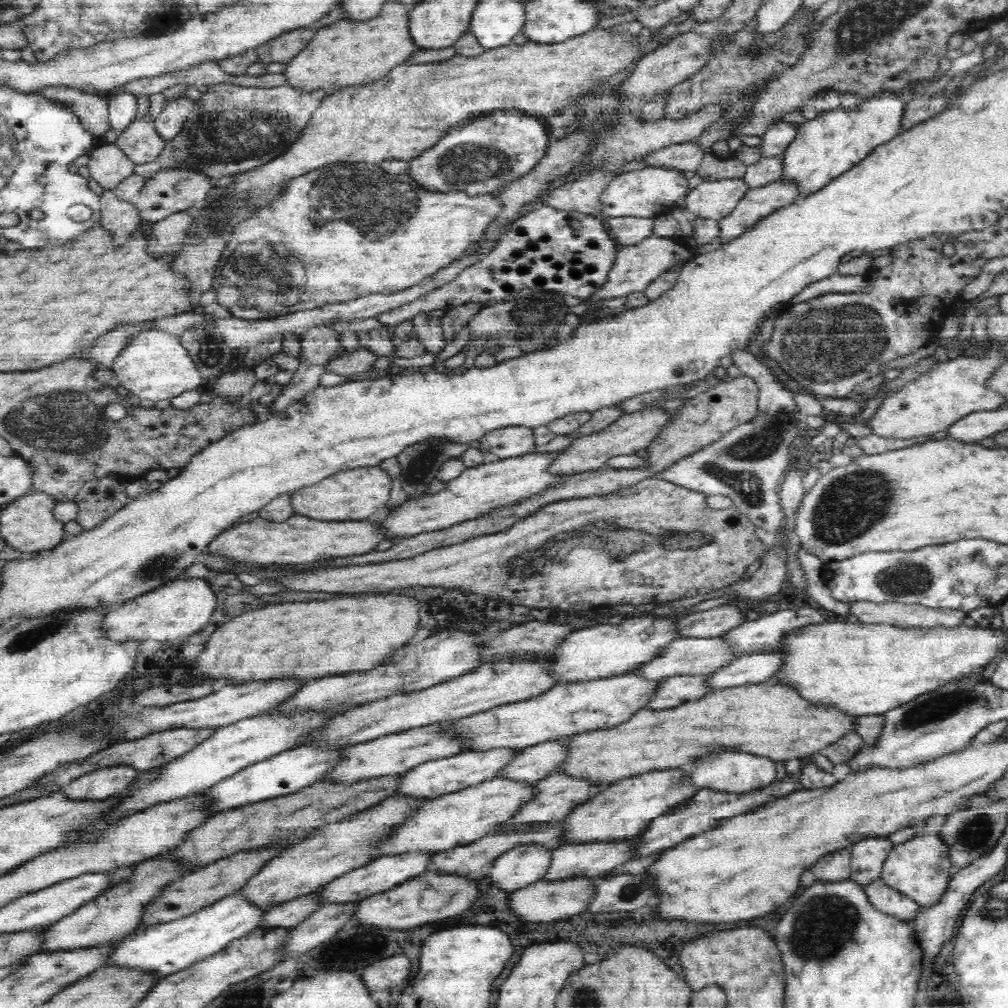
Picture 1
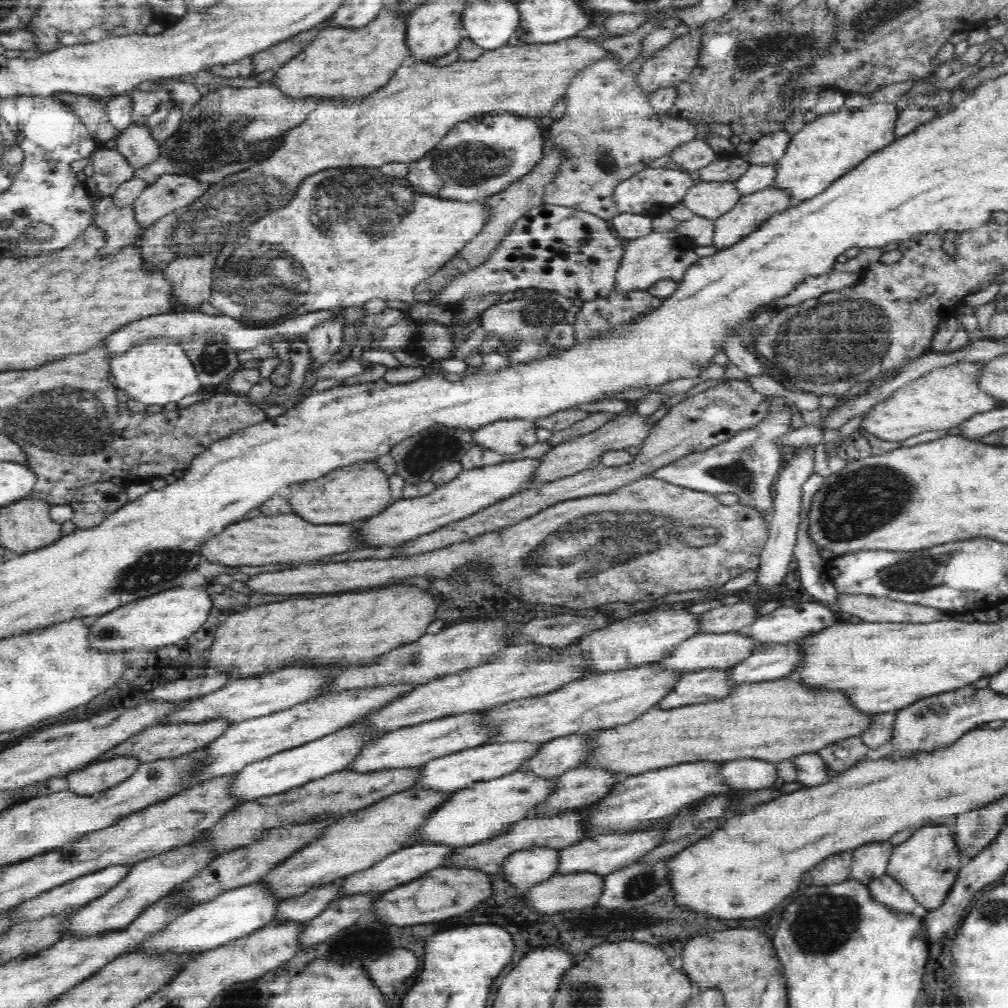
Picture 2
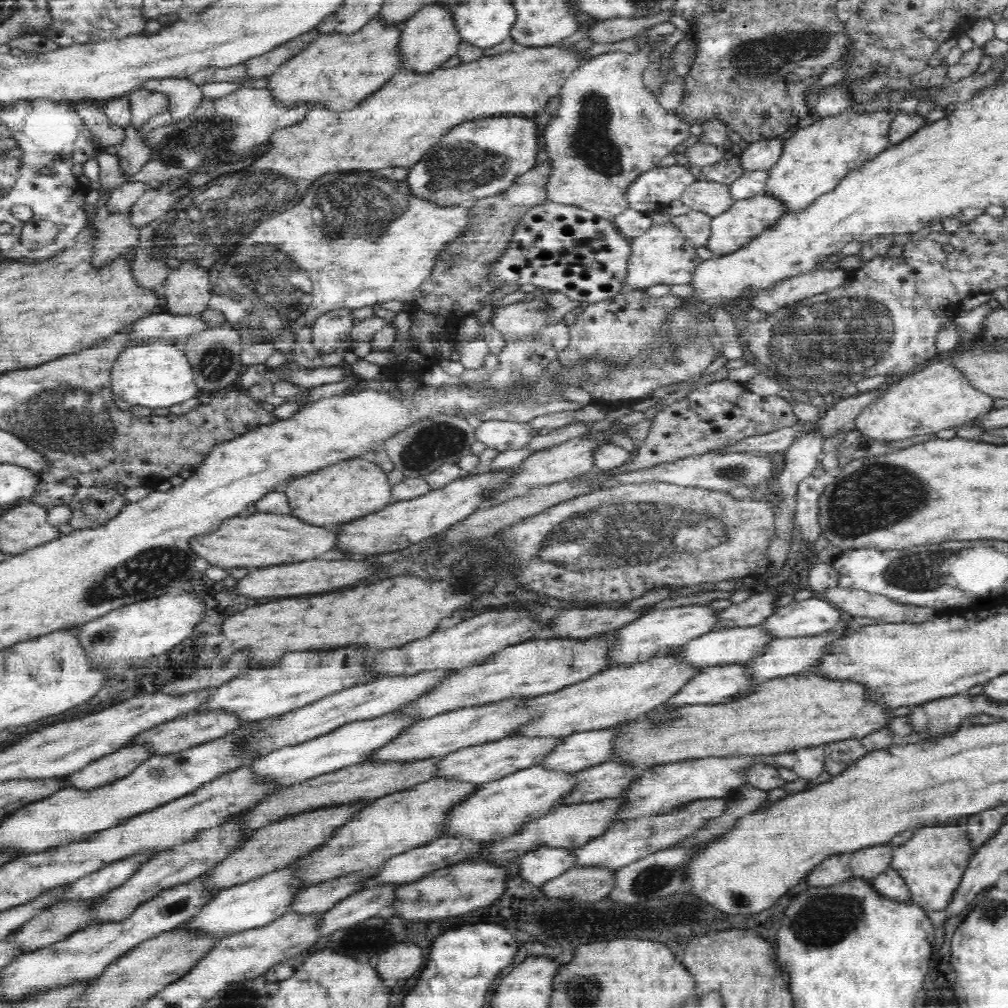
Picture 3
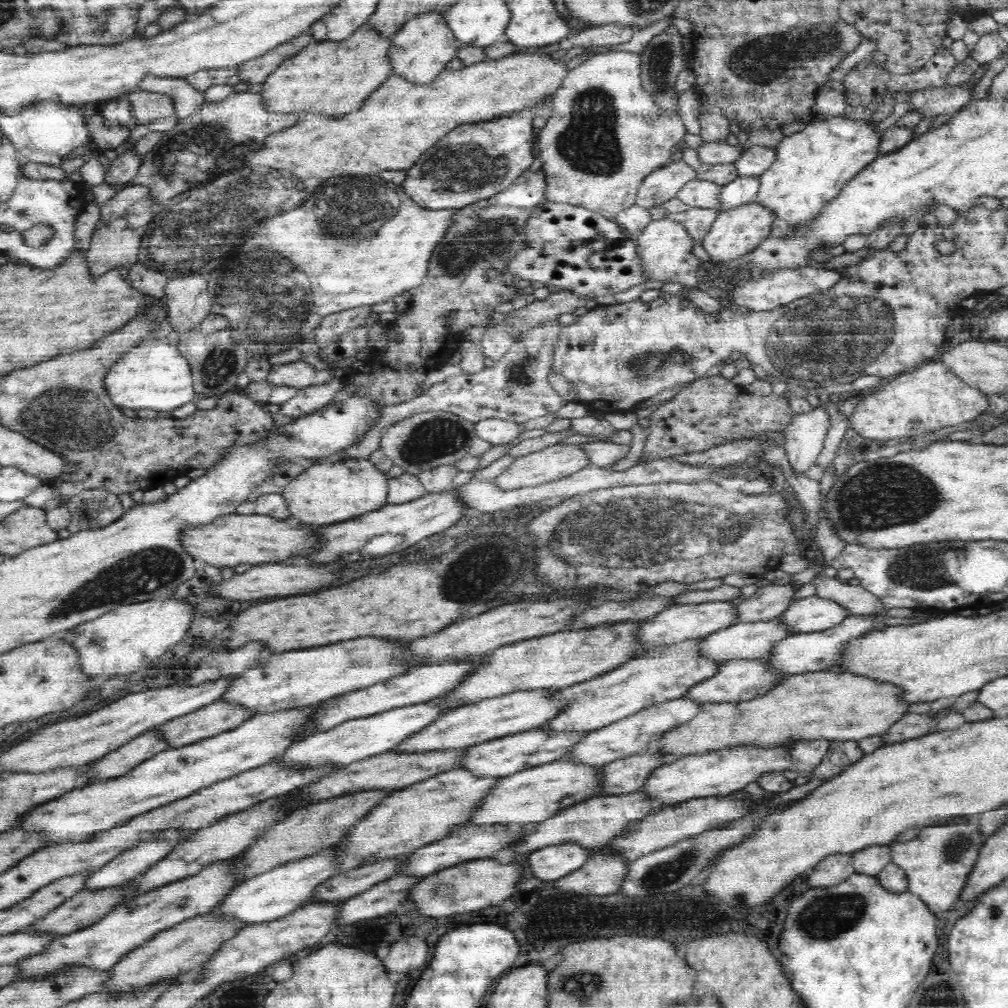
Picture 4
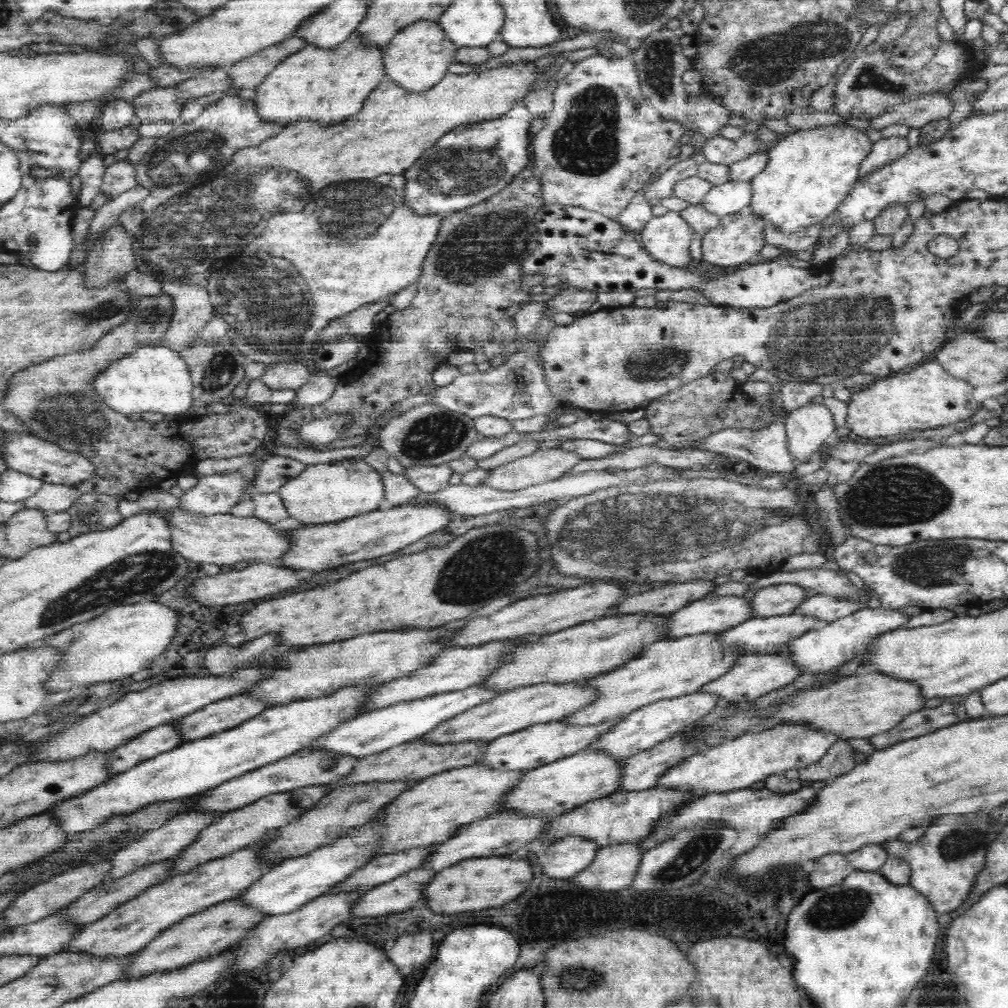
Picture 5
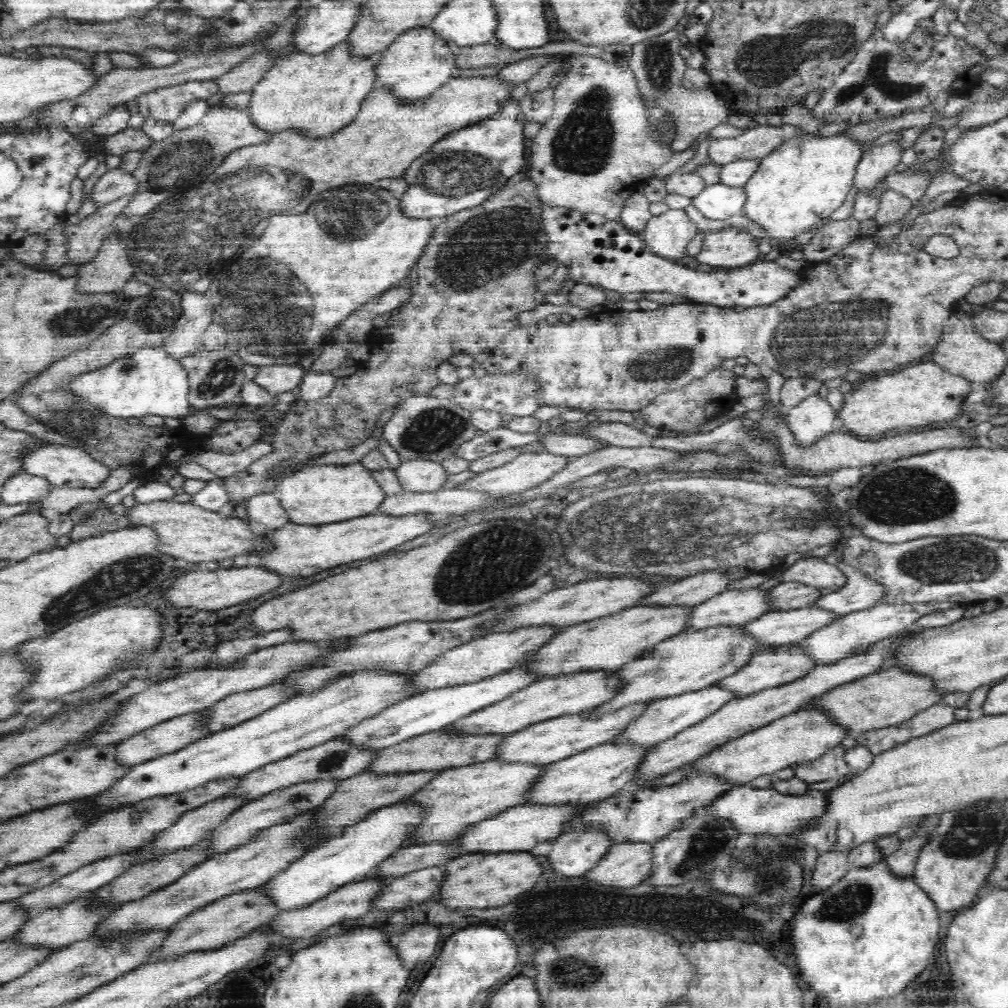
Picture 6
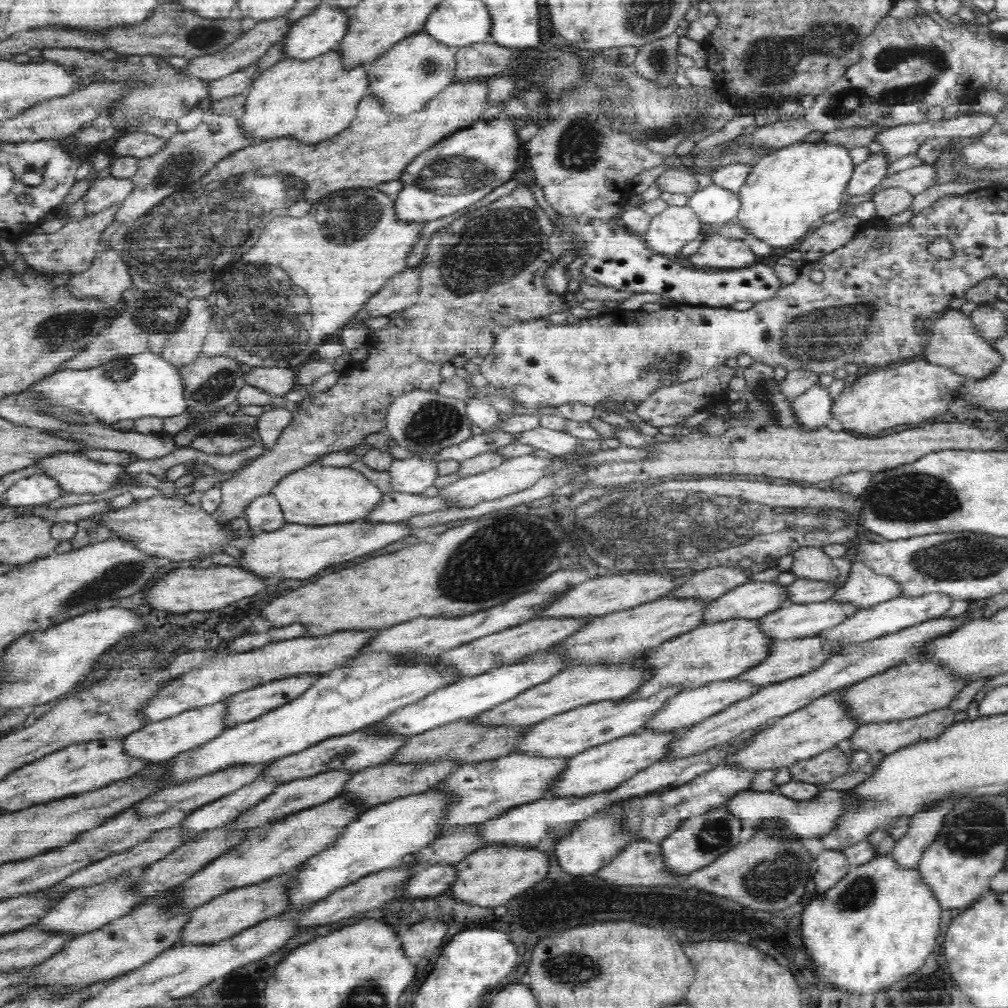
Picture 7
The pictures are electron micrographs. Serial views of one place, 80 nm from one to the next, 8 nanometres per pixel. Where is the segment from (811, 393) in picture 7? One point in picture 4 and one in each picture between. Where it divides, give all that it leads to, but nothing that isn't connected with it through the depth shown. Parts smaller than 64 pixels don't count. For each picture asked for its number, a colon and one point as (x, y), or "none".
4: (804, 439)
5: (807, 428)
6: (813, 417)

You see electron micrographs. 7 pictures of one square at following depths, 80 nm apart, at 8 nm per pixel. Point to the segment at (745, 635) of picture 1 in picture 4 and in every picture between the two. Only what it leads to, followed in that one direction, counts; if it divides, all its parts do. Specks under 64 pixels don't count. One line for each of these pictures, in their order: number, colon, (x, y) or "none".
2: (788, 623)
3: (812, 616)
4: (810, 614)

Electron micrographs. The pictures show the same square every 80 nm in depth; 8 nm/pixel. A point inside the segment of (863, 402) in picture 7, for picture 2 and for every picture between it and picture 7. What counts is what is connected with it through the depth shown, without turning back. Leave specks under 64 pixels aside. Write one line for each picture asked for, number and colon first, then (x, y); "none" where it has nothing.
2: (943, 398)
3: (939, 397)
4: (931, 397)
5: (928, 397)
6: (925, 394)

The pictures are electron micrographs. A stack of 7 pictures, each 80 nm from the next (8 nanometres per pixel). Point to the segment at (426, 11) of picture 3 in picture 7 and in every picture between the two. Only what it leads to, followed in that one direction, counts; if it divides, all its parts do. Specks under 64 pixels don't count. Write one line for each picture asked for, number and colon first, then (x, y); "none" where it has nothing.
4: (419, 51)
5: (417, 58)
6: (419, 62)
7: (407, 76)

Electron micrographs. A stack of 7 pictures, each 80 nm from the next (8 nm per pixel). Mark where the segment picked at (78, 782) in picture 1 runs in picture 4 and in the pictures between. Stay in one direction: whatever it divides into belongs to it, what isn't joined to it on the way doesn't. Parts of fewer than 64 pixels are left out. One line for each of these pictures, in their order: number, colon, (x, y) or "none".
2: (99, 776)
3: (105, 770)
4: (146, 745)

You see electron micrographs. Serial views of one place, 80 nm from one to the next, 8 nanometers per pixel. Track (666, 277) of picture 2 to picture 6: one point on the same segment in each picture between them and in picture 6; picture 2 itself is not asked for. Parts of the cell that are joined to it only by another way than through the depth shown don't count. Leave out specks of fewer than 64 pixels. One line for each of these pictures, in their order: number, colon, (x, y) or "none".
3: (662, 255)
4: (666, 246)
5: (667, 238)
6: (667, 235)

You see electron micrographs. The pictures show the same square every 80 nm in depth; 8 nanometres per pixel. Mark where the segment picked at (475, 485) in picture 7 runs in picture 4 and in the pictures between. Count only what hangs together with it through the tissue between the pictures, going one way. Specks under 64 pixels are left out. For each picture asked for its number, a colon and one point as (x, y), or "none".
4: (561, 460)
5: (544, 465)
6: (530, 469)

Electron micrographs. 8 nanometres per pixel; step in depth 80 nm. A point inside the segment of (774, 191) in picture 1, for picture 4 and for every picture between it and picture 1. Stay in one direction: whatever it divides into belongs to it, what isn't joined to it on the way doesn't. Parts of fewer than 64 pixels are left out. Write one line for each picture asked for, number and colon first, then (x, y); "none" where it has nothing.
2: (753, 209)
3: (746, 220)
4: (735, 233)

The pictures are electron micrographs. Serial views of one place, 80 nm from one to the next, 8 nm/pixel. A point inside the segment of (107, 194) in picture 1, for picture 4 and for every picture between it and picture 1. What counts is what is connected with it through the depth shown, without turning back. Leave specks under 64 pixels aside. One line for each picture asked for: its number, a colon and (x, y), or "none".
2: (120, 227)
3: (114, 234)
4: (113, 244)

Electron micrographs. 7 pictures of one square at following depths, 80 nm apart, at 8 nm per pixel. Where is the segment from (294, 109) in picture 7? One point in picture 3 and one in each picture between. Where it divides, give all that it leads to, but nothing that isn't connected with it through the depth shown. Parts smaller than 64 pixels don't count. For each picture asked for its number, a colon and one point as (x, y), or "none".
3: (338, 71)
4: (327, 77)
5: (328, 85)
6: (317, 94)

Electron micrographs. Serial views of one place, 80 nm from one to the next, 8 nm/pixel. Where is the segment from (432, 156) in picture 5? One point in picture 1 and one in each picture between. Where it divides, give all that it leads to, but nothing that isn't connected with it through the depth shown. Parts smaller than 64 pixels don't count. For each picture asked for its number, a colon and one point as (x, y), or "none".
1: (485, 156)
2: (472, 162)
3: (476, 160)
4: (474, 162)

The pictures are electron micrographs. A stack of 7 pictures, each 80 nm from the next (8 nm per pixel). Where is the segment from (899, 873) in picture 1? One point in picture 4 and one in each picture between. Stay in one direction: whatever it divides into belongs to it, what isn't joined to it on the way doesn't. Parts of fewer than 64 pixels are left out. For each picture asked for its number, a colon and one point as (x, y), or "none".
2: (927, 864)
3: (932, 862)
4: (938, 860)

